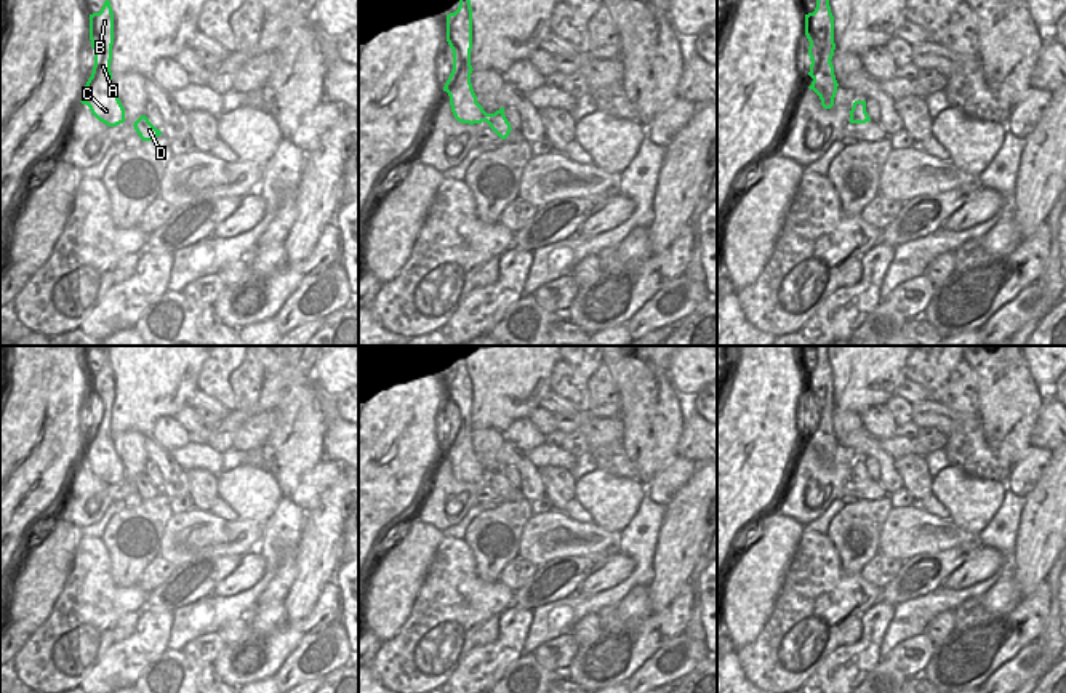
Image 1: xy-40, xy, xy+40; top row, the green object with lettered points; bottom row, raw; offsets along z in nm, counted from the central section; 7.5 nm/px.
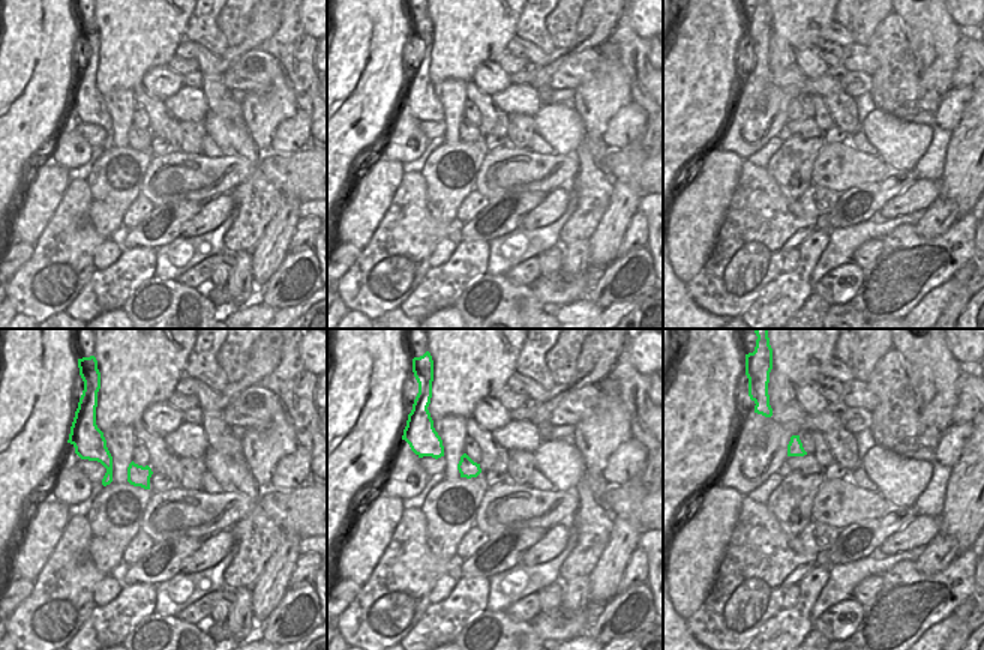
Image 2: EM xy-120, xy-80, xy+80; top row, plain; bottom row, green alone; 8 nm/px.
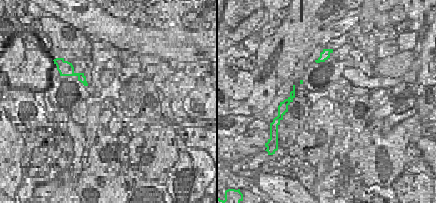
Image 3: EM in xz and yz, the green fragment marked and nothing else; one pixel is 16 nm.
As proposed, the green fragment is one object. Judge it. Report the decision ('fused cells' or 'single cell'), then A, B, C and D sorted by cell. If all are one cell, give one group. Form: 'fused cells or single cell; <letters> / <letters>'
fused cells; A B C / D

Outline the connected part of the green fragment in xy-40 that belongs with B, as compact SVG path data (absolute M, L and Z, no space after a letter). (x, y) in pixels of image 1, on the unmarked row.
M107 352L101 370L90 373L90 399L94 424L80 461L86 463L99 480L117 485L125 480L125 467L112 442L114 371Z

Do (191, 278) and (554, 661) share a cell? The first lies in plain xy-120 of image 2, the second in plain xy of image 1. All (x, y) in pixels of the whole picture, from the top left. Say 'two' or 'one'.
one

